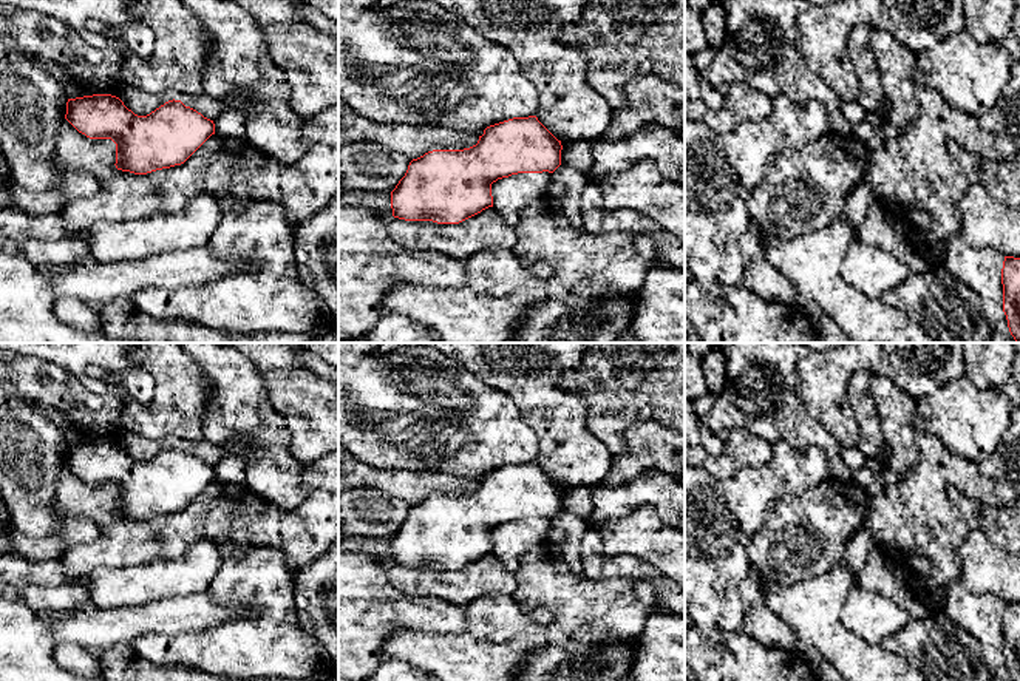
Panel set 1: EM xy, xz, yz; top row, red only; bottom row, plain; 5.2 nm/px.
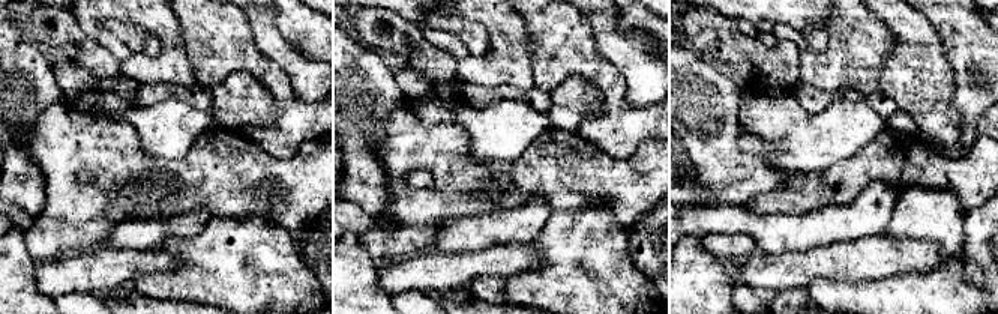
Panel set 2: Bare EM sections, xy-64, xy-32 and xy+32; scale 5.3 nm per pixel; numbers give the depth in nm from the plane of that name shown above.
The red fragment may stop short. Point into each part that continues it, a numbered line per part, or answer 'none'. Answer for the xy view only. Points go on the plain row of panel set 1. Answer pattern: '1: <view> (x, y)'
none

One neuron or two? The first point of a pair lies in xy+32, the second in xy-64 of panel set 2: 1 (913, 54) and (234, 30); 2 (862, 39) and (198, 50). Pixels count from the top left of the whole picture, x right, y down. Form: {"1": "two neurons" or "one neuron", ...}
{"1": "one neuron", "2": "two neurons"}

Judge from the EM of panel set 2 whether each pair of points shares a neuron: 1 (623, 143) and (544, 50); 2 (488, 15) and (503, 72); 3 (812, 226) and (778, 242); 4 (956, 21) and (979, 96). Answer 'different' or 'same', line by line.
1: same
2: same
3: same
4: same

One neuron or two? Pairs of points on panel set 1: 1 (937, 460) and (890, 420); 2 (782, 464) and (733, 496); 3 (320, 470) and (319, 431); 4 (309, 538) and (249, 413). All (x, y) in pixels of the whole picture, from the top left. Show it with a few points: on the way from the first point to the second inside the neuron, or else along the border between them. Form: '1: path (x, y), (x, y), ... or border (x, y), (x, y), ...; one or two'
1: border (915, 431), (917, 462), (903, 474); two
2: path (770, 476), (756, 490), (745, 493); one
3: border (289, 437), (289, 453), (300, 464), (322, 457); two
4: border (322, 488), (292, 508), (260, 498); two

